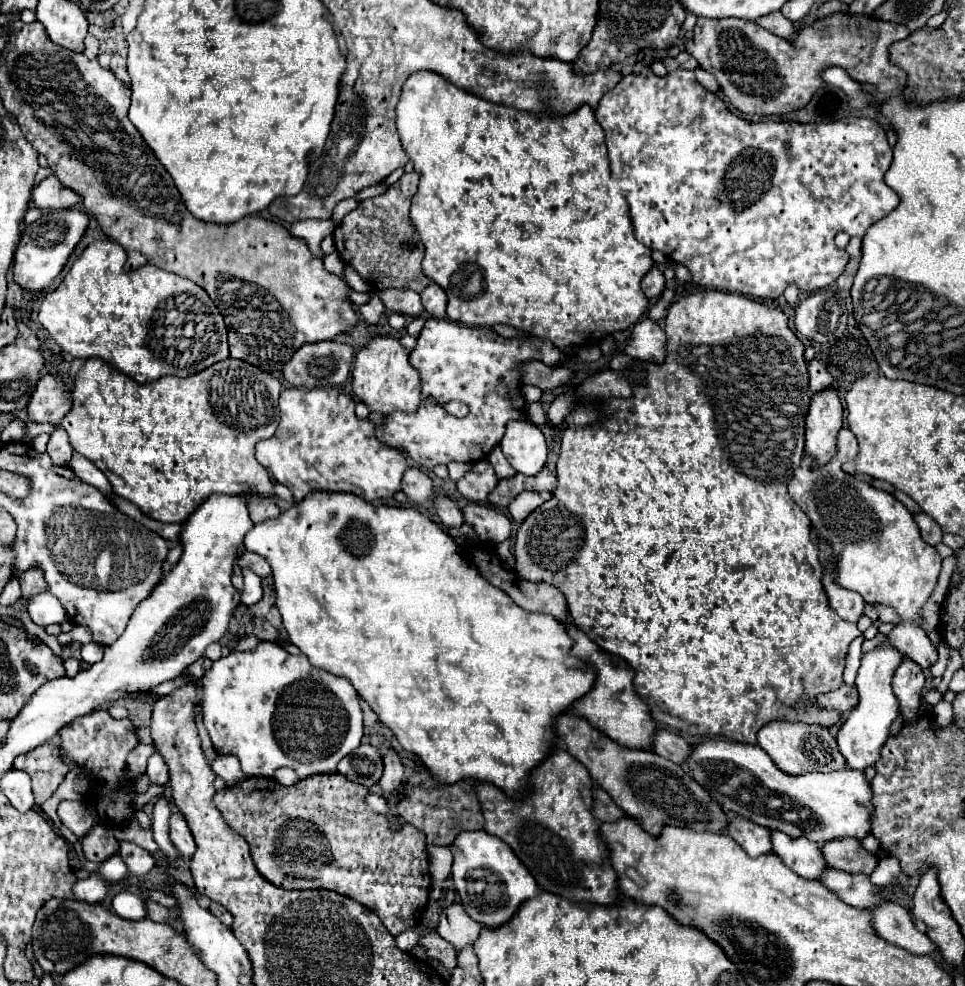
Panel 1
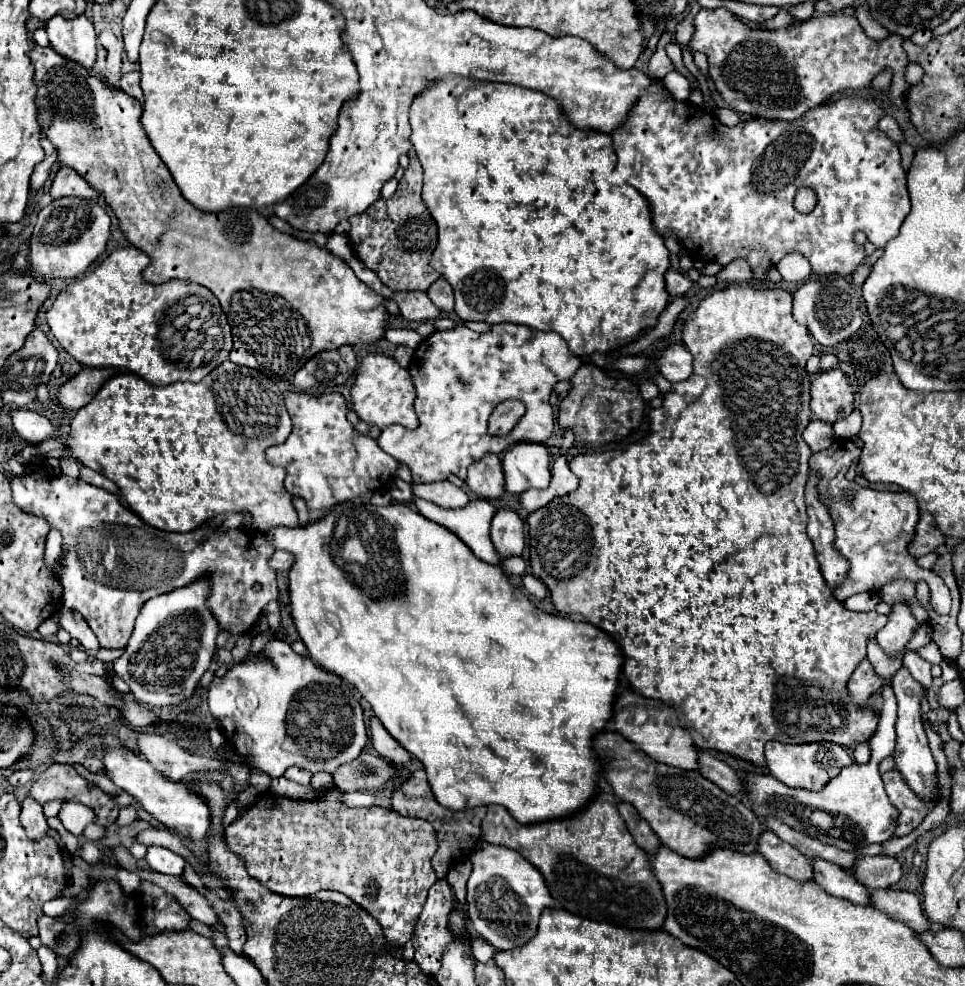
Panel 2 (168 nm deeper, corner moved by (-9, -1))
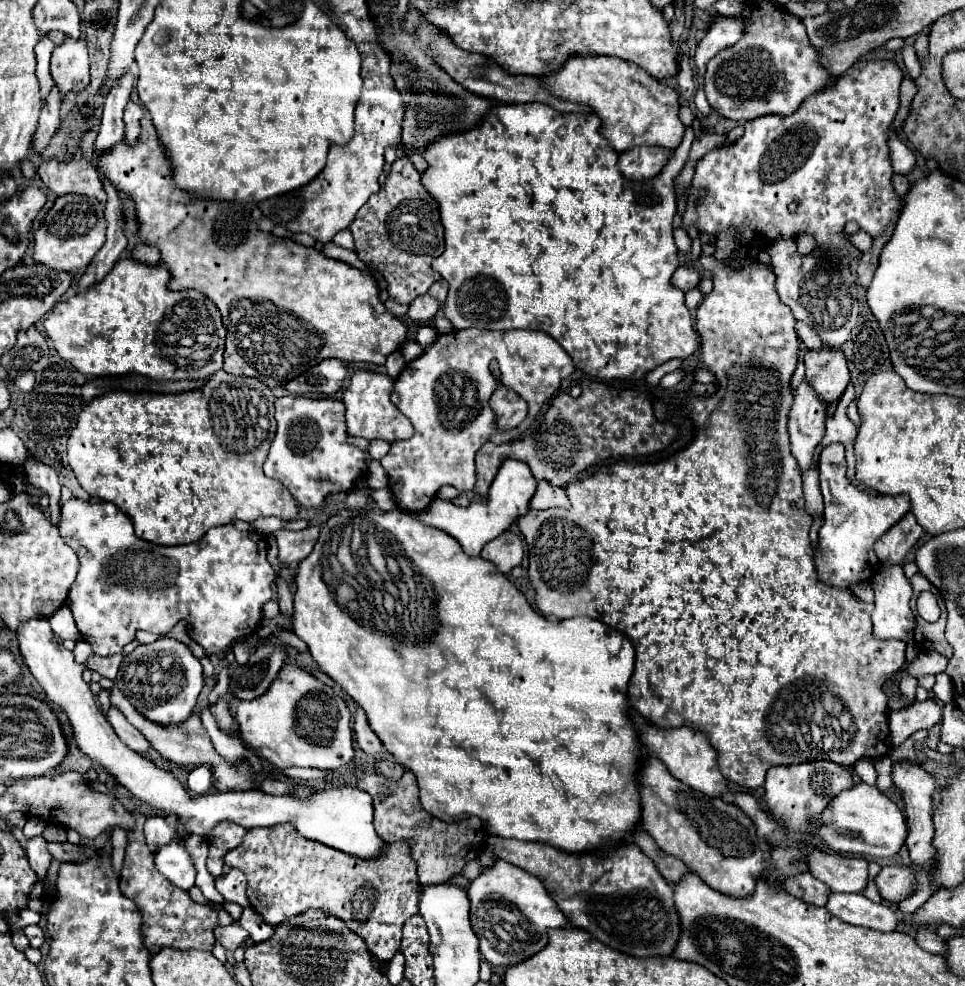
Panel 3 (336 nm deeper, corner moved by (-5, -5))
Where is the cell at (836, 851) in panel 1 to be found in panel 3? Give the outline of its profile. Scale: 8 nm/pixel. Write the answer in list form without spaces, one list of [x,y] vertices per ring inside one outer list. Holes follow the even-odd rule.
[[[887,865],[877,875],[875,883],[885,901],[899,903],[917,889],[917,873],[909,865]]]

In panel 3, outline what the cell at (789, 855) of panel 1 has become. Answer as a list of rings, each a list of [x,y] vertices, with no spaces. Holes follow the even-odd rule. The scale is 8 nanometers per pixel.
[[[831,893],[827,901],[827,911],[845,923],[867,927],[881,933],[891,933],[897,929],[897,915],[885,903],[873,903],[865,895],[849,893]]]

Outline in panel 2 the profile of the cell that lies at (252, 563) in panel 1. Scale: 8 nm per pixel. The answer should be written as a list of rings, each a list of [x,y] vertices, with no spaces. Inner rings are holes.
[[[275,551],[269,563],[271,563],[271,569],[275,569],[277,573],[287,573],[289,567],[293,565],[293,557],[287,551]]]

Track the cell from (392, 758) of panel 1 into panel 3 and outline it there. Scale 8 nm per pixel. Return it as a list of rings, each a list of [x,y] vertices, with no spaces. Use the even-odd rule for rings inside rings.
[[[357,707],[355,711],[355,723],[353,723],[353,731],[355,731],[355,739],[357,739],[357,745],[371,757],[383,757],[383,743],[379,741],[379,737],[373,733],[373,729],[369,727],[367,723],[367,717],[365,717],[365,711],[361,707]]]

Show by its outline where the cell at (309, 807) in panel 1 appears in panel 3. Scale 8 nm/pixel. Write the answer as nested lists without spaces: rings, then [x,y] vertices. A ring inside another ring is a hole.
[[[289,823],[275,825],[275,827],[253,827],[247,831],[243,843],[225,855],[225,865],[239,869],[247,875],[247,897],[251,901],[251,907],[271,925],[277,927],[283,921],[289,921],[295,915],[301,915],[309,909],[325,911],[327,915],[339,917],[345,921],[351,933],[359,935],[365,943],[369,953],[389,963],[393,955],[399,951],[401,943],[401,927],[403,923],[419,911],[419,879],[417,879],[417,867],[415,861],[409,855],[409,845],[405,841],[387,845],[387,853],[383,859],[365,861],[353,855],[347,855],[343,851],[335,851],[323,843],[315,843],[309,839],[303,839],[297,829]]]

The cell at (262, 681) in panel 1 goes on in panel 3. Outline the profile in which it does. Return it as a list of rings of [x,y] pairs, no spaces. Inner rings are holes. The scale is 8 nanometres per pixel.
[[[285,663],[277,675],[277,679],[271,683],[271,687],[253,701],[241,701],[233,699],[229,705],[233,717],[239,723],[239,735],[241,739],[255,747],[261,757],[271,761],[277,767],[315,767],[325,771],[337,771],[351,763],[355,749],[353,749],[353,737],[351,737],[351,713],[347,709],[347,703],[339,697],[339,693],[327,685],[323,685],[319,679],[309,675],[297,665]]]

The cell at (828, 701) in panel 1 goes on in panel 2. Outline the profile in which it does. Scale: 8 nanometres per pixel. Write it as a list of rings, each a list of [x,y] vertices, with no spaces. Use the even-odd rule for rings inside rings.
[[[863,659],[859,663],[859,667],[855,669],[855,673],[851,675],[849,683],[847,683],[847,691],[853,703],[857,705],[865,705],[869,701],[869,697],[879,691],[883,685],[883,679],[875,673],[873,665],[869,659]]]

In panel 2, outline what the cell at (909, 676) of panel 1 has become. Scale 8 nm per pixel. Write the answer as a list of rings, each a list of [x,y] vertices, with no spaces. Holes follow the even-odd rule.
[[[901,667],[893,677],[893,691],[897,695],[899,711],[897,711],[897,749],[895,749],[895,767],[901,769],[903,779],[909,783],[909,787],[921,795],[931,797],[931,789],[935,787],[935,761],[925,737],[923,729],[923,717],[921,717],[921,699],[925,695],[925,687],[911,677],[911,673]]]

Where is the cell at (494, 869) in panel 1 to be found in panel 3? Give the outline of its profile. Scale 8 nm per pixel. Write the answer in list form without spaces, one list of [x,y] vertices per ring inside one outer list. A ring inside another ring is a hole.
[[[497,859],[495,867],[471,881],[467,891],[471,899],[471,925],[479,937],[481,955],[493,967],[511,967],[529,959],[547,945],[551,929],[567,927],[565,915],[555,907],[543,883],[507,861]]]

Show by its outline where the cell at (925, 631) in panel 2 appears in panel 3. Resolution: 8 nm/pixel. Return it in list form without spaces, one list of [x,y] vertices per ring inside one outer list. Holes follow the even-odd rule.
[[[857,783],[853,789],[843,791],[823,813],[821,819],[821,839],[827,847],[841,853],[861,853],[869,857],[893,857],[905,845],[907,823],[901,809],[883,795],[877,787],[867,783]]]

